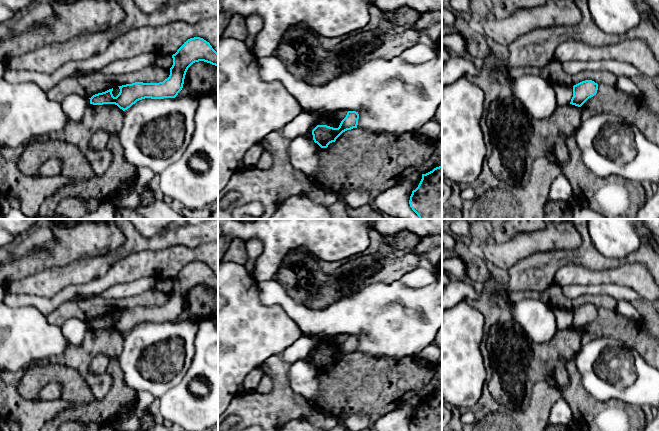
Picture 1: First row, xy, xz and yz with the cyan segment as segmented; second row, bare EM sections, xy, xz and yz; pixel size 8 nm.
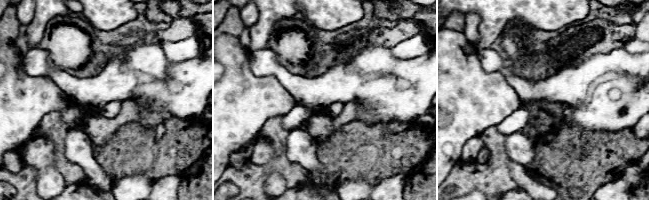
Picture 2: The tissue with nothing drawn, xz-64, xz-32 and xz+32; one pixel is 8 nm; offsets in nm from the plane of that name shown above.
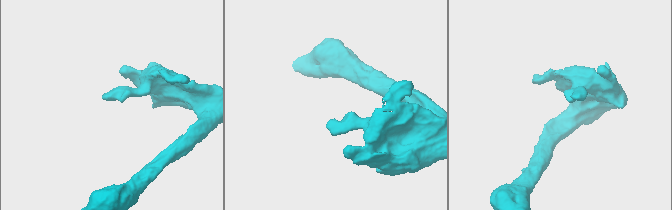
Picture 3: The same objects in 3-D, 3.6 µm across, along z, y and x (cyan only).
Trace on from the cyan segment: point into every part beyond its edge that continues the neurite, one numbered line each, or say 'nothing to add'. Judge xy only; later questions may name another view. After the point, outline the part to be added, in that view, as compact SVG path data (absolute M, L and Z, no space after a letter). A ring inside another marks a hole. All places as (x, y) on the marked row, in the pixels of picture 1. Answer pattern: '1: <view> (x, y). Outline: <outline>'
nothing to add

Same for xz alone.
nothing to add

